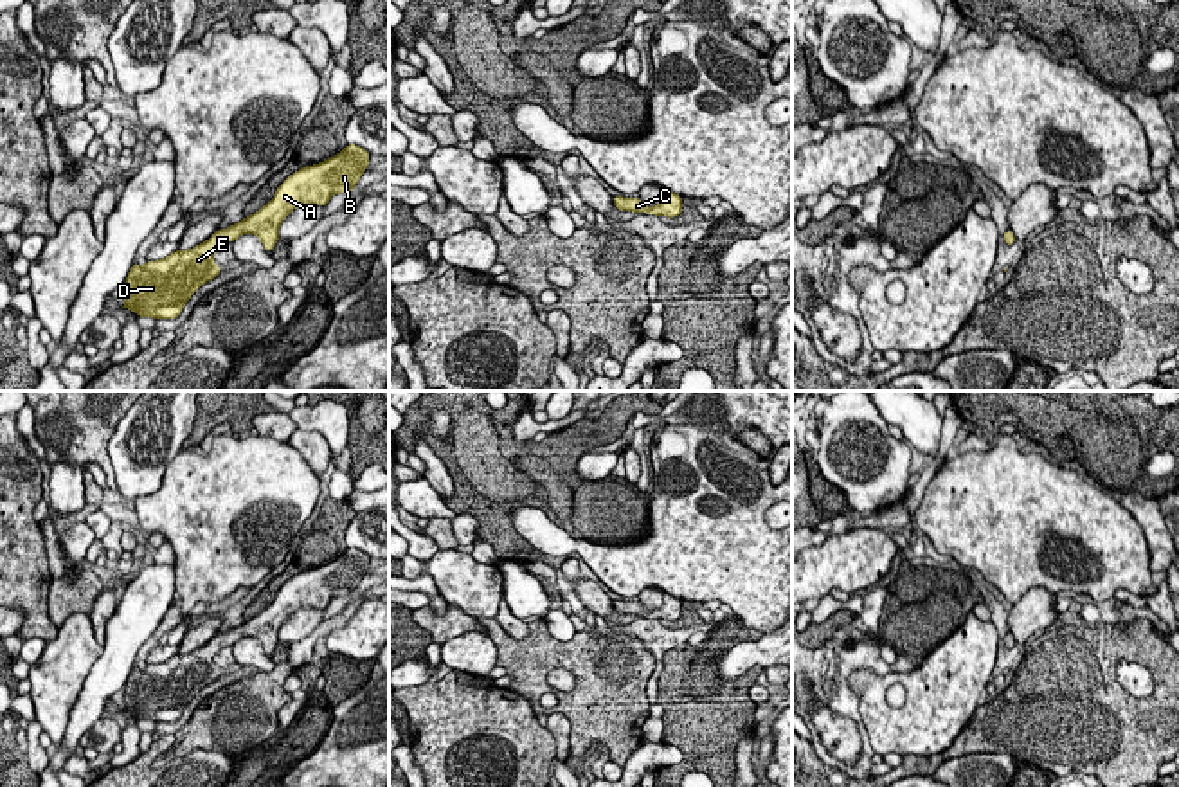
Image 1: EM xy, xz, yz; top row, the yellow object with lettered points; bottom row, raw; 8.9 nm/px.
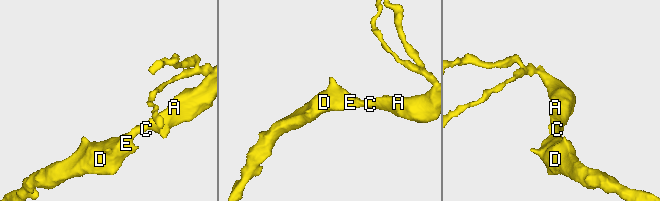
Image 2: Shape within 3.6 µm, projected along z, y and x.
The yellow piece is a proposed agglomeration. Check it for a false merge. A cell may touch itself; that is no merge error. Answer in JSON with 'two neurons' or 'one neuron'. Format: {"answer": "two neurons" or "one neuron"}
{"answer": "one neuron"}

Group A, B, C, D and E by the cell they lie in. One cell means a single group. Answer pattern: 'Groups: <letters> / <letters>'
Groups: A B C D E

